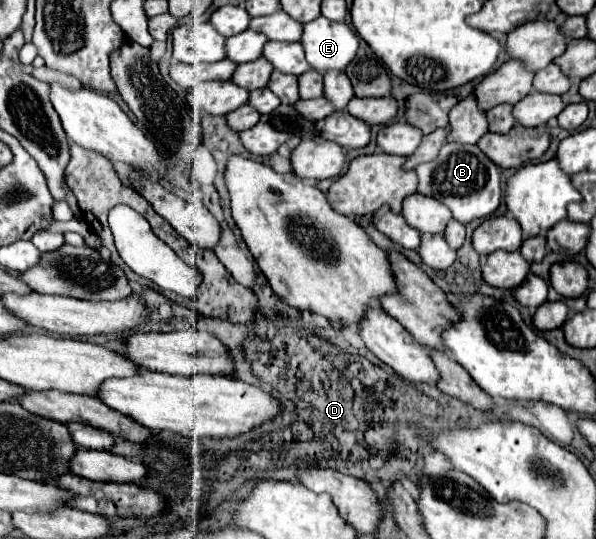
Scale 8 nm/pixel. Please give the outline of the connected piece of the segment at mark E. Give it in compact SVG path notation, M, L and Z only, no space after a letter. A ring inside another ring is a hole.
M317 17L305 23L301 45L305 49L307 63L325 73L329 69L345 69L359 49L359 37L345 25L325 17Z

